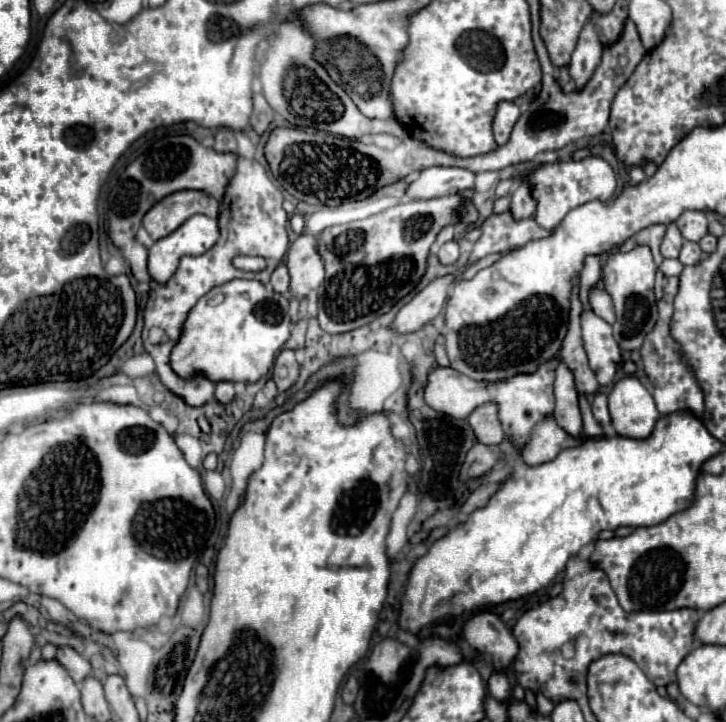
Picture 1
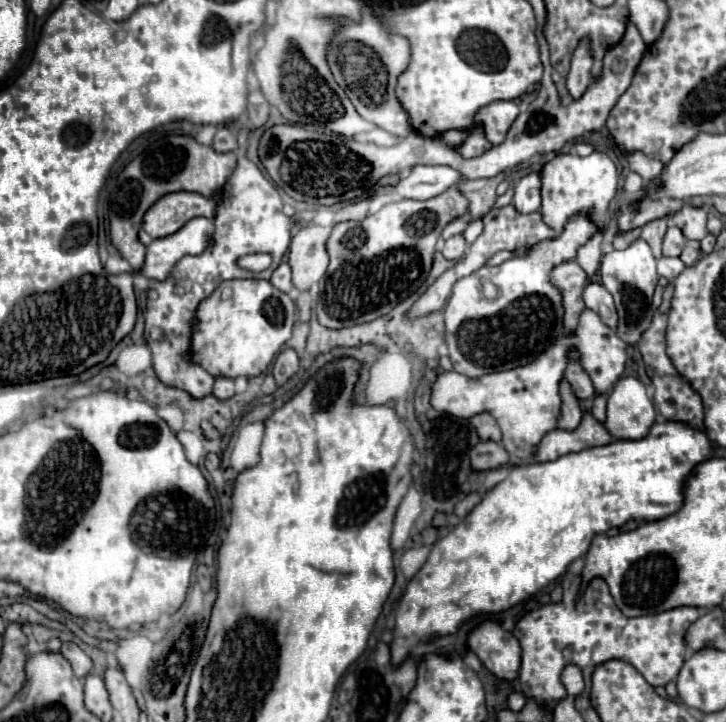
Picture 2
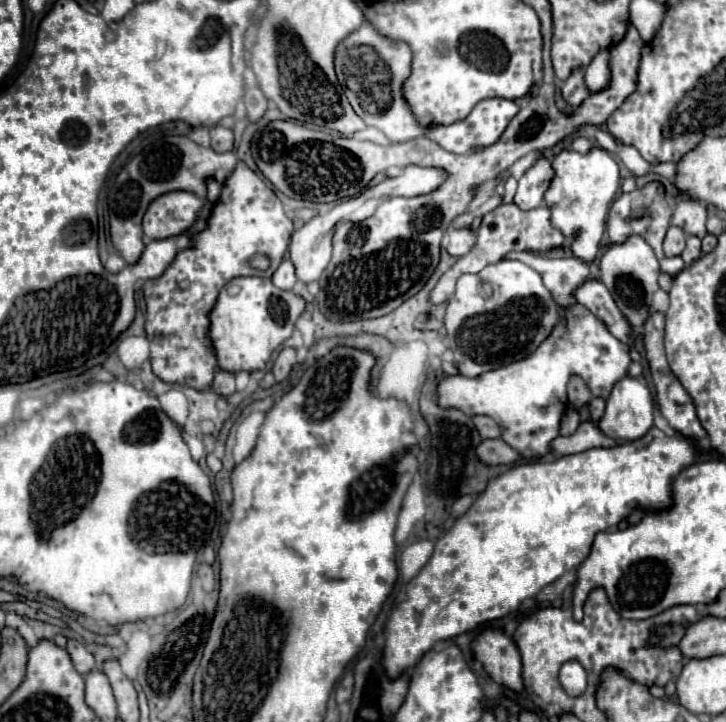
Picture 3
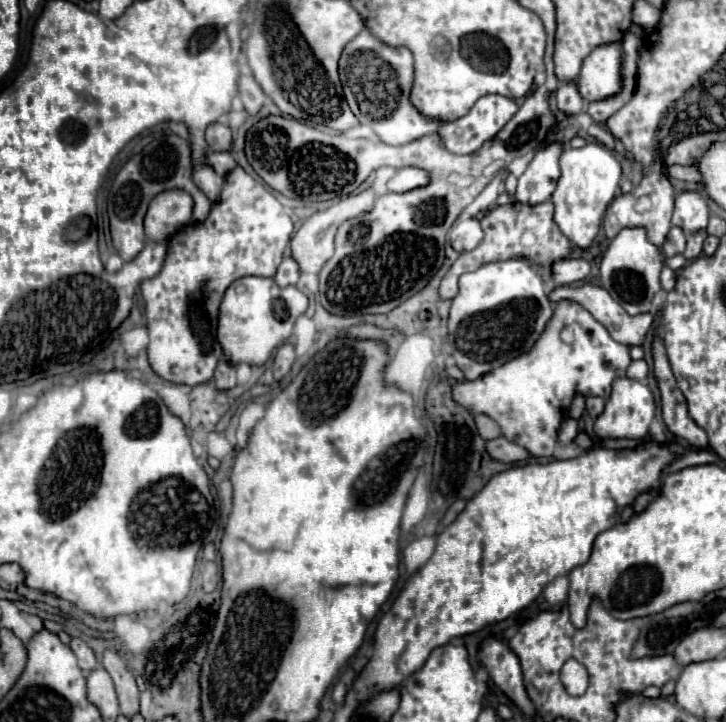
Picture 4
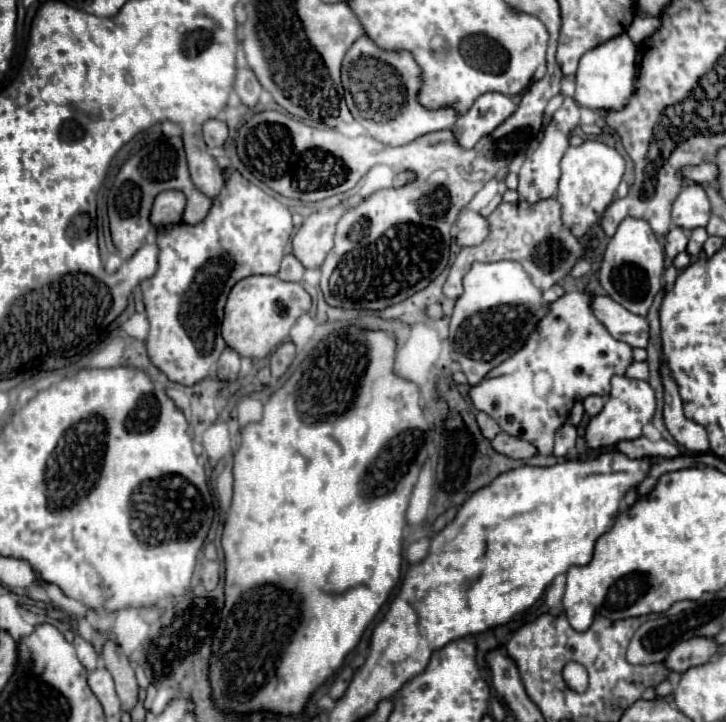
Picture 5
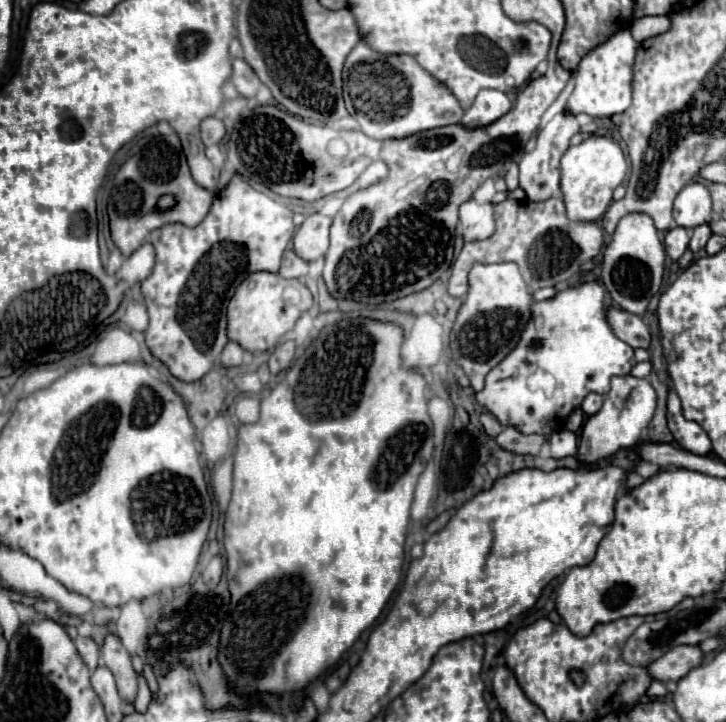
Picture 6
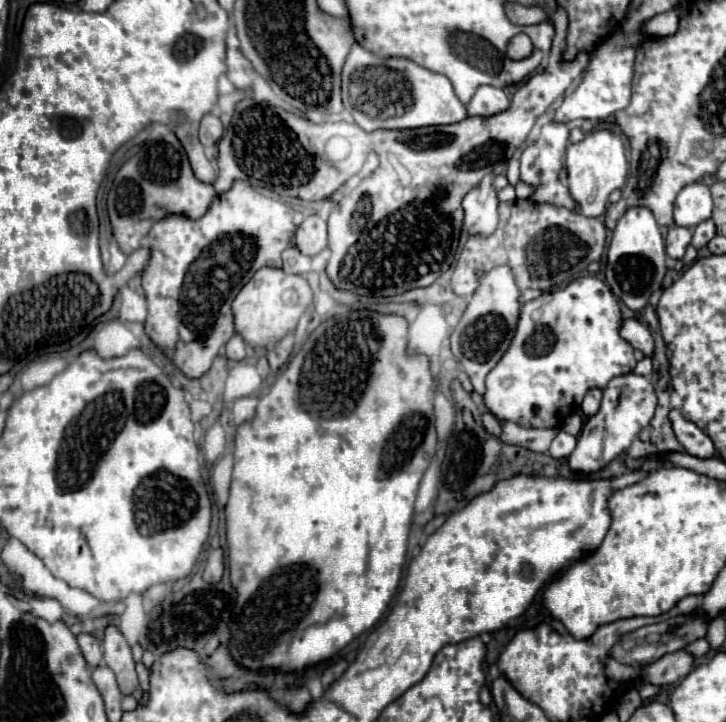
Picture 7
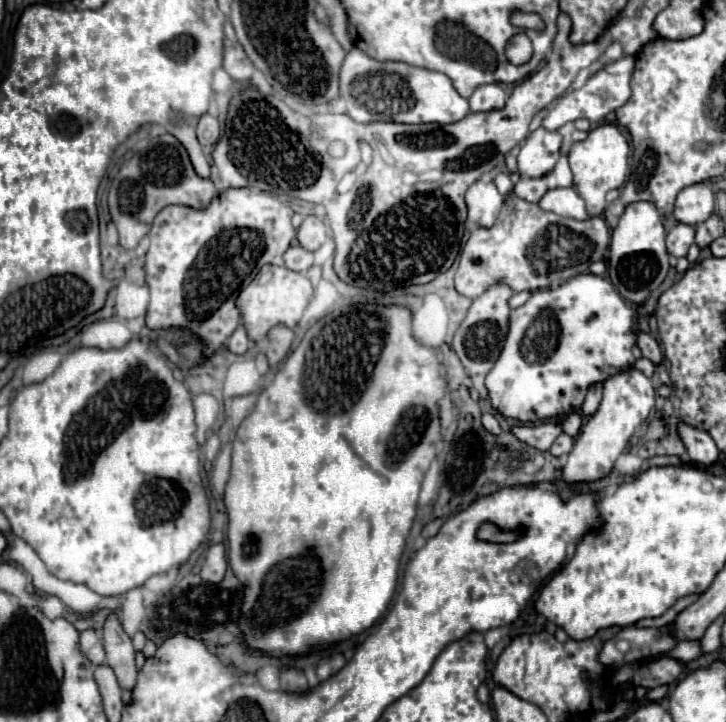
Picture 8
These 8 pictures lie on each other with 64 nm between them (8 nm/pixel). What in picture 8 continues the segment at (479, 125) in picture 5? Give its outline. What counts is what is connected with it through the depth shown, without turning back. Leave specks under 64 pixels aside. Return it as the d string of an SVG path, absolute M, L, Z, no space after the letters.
M482 84L470 96L472 112L488 112L494 108L502 108L506 102L506 92L500 84Z

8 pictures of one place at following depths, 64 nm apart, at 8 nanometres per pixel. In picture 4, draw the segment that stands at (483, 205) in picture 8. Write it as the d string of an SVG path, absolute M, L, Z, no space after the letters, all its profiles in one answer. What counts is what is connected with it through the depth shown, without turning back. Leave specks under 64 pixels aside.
M458 218L450 228L450 244L456 252L474 250L482 242L482 226L476 218Z

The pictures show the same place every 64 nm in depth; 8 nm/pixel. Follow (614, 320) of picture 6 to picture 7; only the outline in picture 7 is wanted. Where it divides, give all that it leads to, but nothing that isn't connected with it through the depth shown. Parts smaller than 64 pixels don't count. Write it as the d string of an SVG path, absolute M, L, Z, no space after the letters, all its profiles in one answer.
M624 320L622 336L634 348L638 348L644 356L654 356L654 338L652 338L650 330L644 324L640 324L638 320Z

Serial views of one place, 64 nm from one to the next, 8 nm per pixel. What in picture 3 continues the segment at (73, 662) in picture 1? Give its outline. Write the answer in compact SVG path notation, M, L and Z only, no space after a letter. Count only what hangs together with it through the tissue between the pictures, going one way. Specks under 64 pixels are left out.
M68 640L68 646L66 646L76 670L80 674L88 674L90 670L94 670L94 656L86 650L86 646L78 640Z

